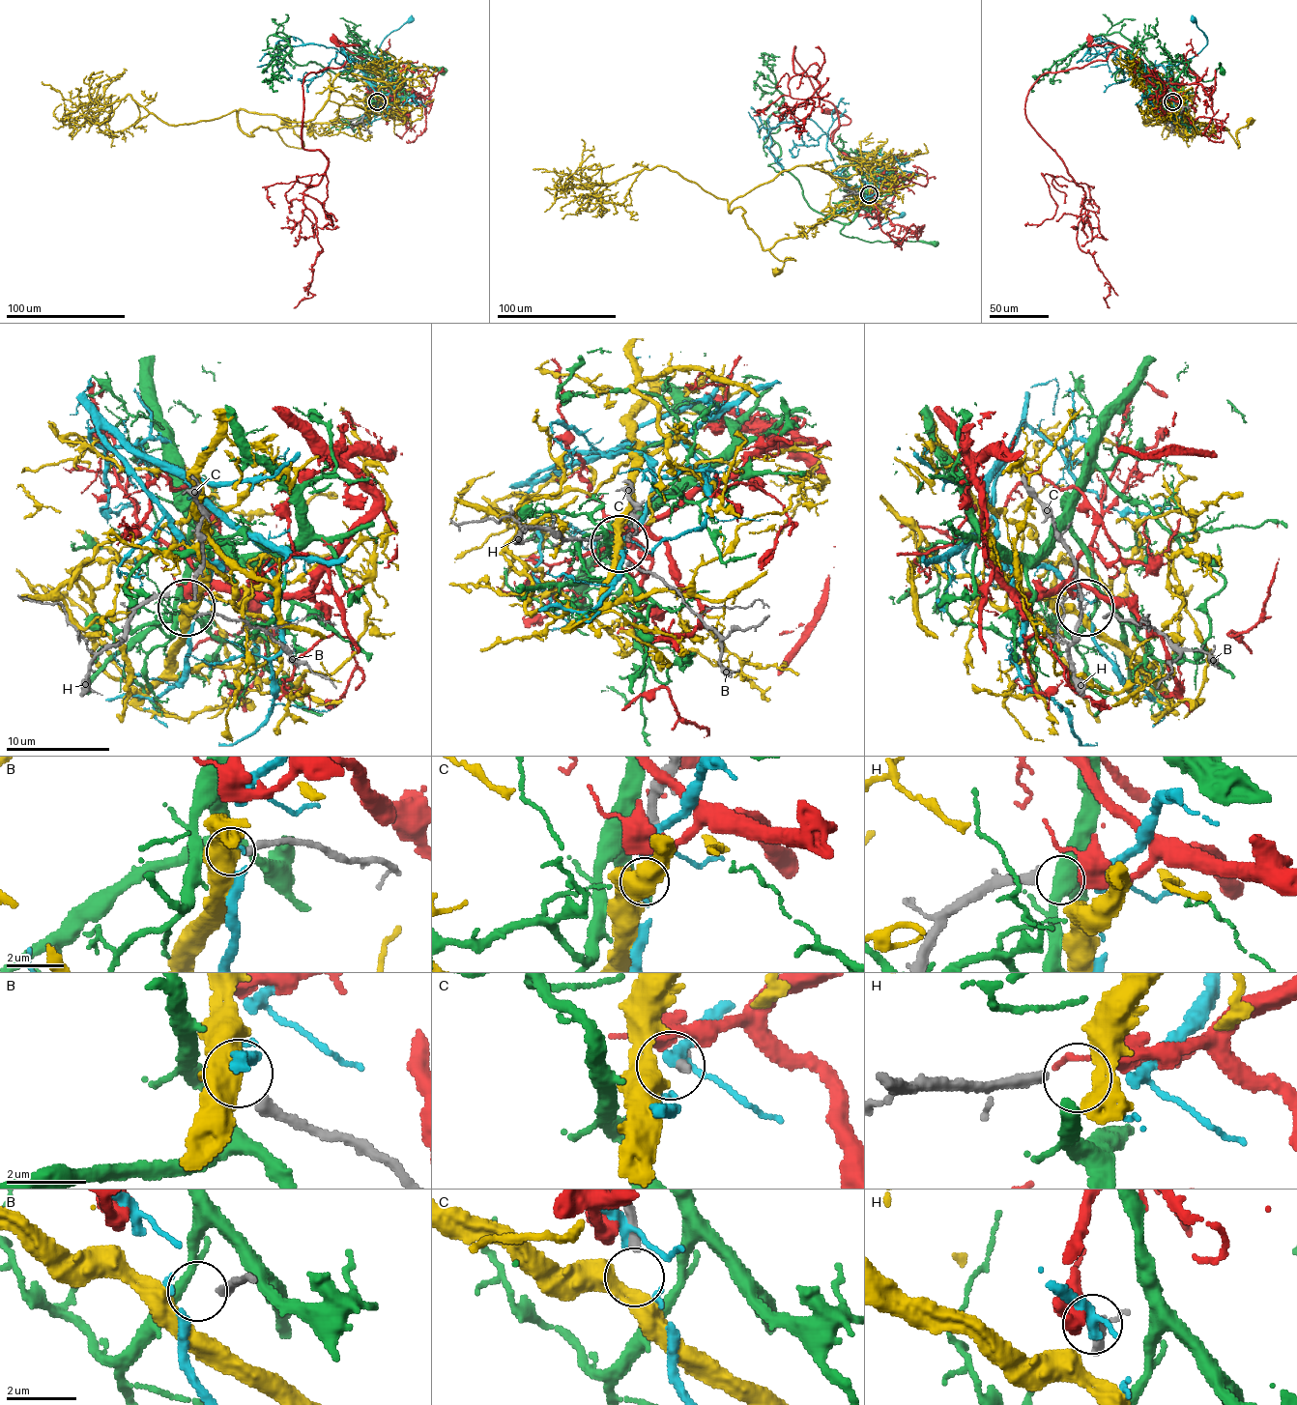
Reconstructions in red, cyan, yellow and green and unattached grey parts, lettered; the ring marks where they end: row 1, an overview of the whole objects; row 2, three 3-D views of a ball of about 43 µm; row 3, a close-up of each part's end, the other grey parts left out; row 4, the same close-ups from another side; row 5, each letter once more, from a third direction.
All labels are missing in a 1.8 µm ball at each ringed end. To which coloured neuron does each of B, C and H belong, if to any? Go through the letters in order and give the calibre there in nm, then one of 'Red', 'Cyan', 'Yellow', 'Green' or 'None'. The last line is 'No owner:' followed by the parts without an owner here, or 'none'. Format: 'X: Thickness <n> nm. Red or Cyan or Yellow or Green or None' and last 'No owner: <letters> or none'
B: Thickness 240 nm. None
C: Thickness 280 nm. Yellow
H: Thickness 320 nm. Red
No owner: B

